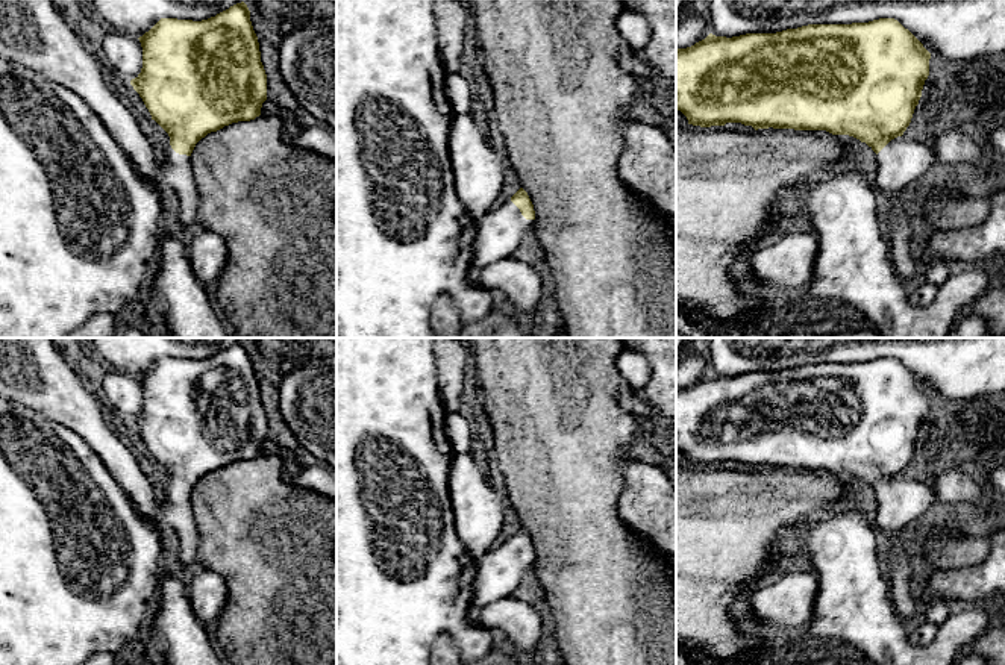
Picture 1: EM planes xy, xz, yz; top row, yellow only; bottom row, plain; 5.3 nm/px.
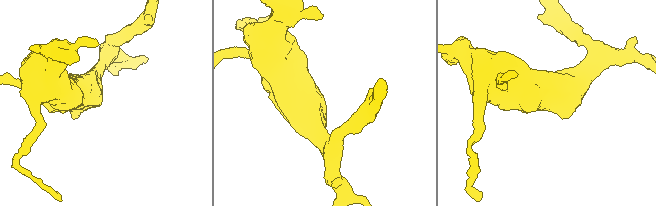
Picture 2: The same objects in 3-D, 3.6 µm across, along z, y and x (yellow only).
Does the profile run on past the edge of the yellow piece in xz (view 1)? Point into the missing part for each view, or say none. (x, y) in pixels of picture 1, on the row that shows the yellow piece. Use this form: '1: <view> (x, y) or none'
1: xz (500, 231)

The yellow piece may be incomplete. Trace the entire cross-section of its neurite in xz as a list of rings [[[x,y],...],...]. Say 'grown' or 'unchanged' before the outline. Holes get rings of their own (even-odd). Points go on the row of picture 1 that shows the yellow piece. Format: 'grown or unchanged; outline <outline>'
grown; outline [[[520,188],[506,203],[491,208],[476,220],[473,265],[484,268],[514,256],[523,236],[534,229],[535,211],[528,192]]]

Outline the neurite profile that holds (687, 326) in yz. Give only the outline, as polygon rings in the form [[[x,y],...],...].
[[[676,309],[676,338],[734,338],[734,335]]]

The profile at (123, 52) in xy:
[[[108,29],[102,50],[108,64],[123,77],[132,80],[142,68],[142,47],[136,36]]]

